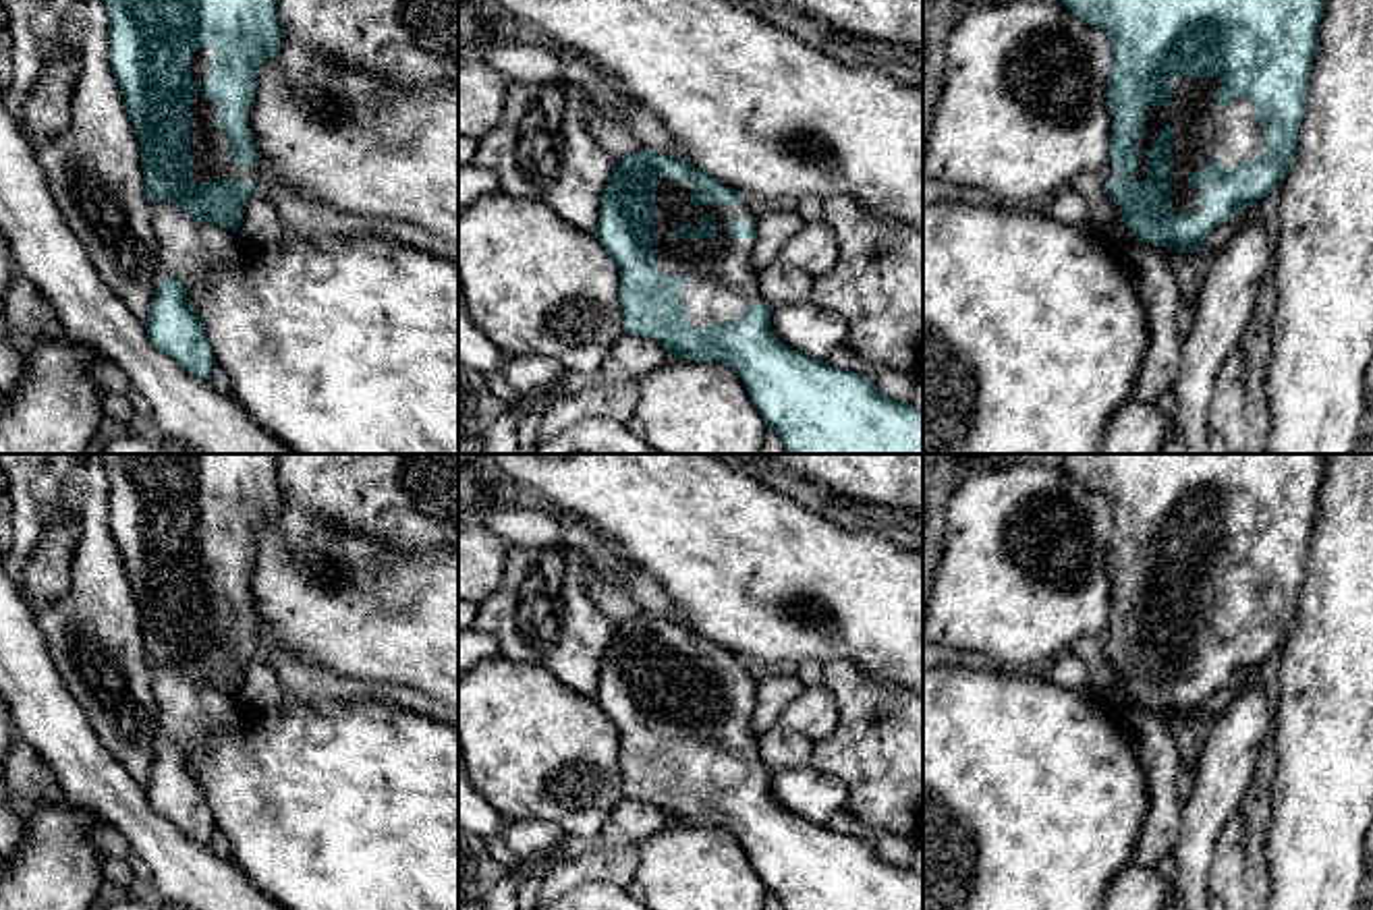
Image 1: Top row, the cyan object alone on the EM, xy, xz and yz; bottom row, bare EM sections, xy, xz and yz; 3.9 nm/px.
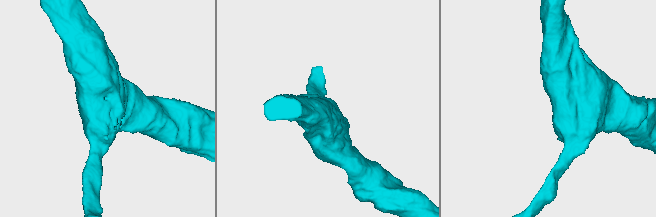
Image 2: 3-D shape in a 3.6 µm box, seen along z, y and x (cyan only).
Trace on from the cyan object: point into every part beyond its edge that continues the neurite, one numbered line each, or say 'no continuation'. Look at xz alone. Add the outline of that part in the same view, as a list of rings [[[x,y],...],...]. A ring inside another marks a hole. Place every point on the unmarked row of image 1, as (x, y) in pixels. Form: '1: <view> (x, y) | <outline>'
1: xz (726, 749) | [[[655,643],[655,728],[662,732],[666,742],[689,740],[689,746],[680,750],[680,769],[689,777],[689,790],[693,794],[709,788],[734,788],[738,786],[751,765],[765,767],[757,752],[757,734],[751,728],[755,703],[732,703],[730,688],[740,682],[757,694],[757,678],[742,663],[736,670],[693,670],[691,661],[699,649],[691,649],[691,643]],[[711,678],[718,699],[713,703],[678,703],[674,696],[682,686],[691,694],[701,690],[701,680]]]

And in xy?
1: xy (210, 612) | [[[214,512],[191,516],[191,543],[201,547],[201,558],[191,564],[191,647],[203,649],[222,643],[251,645],[257,653],[268,649],[270,643],[263,634],[261,622],[253,626],[251,632],[234,628],[230,618],[230,603],[226,595],[218,589],[218,578],[222,570],[212,566],[205,558],[207,553],[207,529],[220,516]]]

